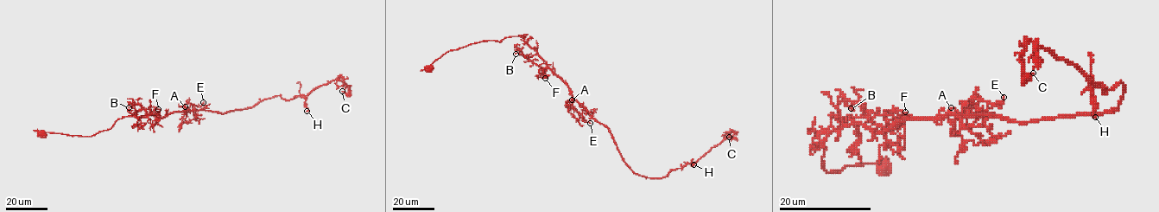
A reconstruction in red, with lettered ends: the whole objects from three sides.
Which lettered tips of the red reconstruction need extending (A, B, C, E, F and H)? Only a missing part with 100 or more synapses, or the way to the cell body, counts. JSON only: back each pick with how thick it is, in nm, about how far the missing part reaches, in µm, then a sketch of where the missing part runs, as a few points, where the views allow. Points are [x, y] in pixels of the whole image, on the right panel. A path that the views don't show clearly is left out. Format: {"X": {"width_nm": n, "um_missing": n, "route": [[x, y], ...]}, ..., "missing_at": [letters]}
{"missing_at": []}

